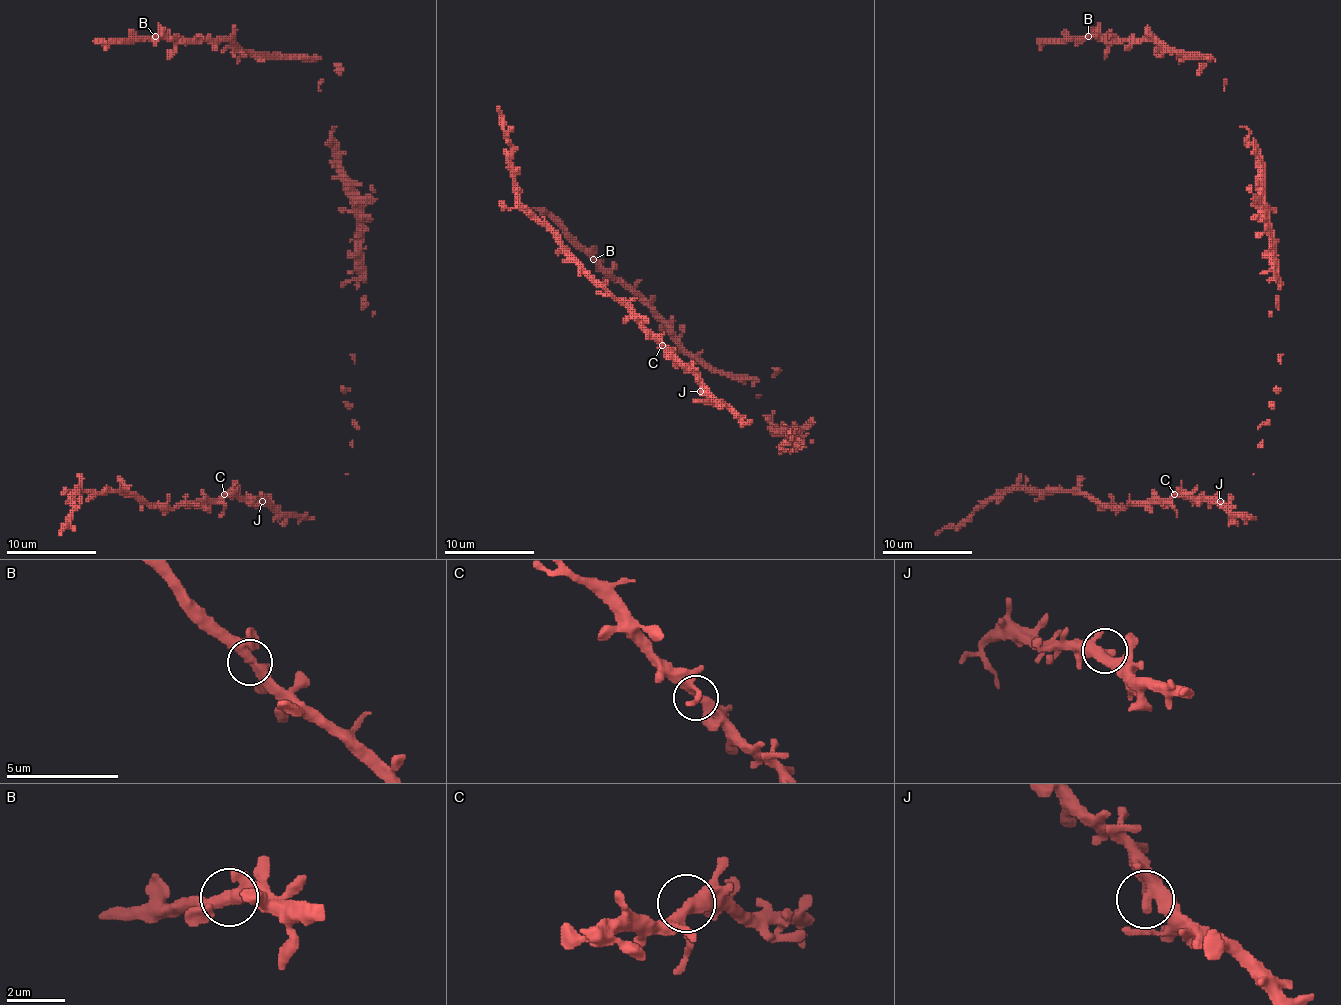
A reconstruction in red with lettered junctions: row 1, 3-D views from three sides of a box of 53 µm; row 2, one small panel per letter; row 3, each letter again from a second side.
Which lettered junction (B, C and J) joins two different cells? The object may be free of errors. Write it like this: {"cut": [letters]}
{"cut": []}

